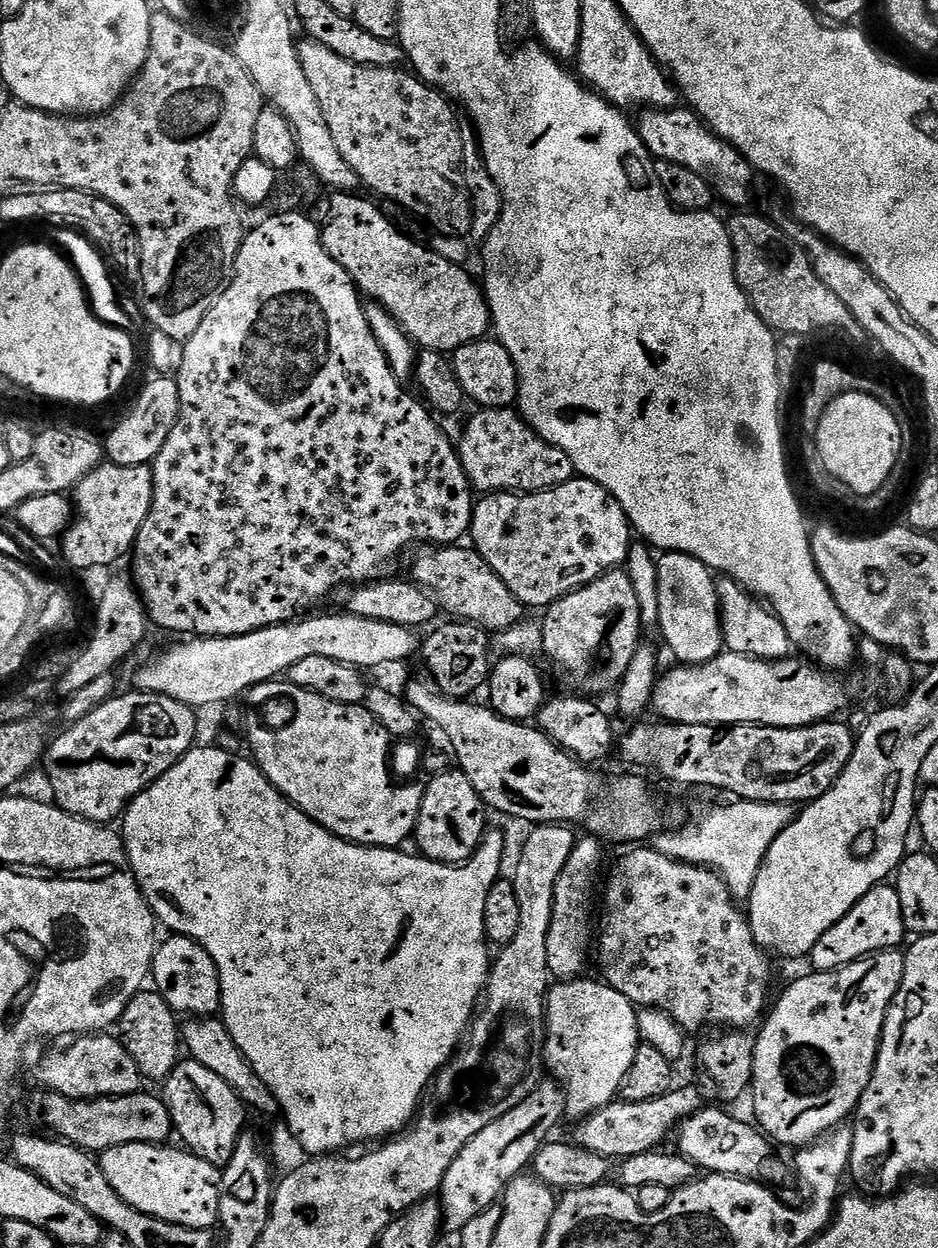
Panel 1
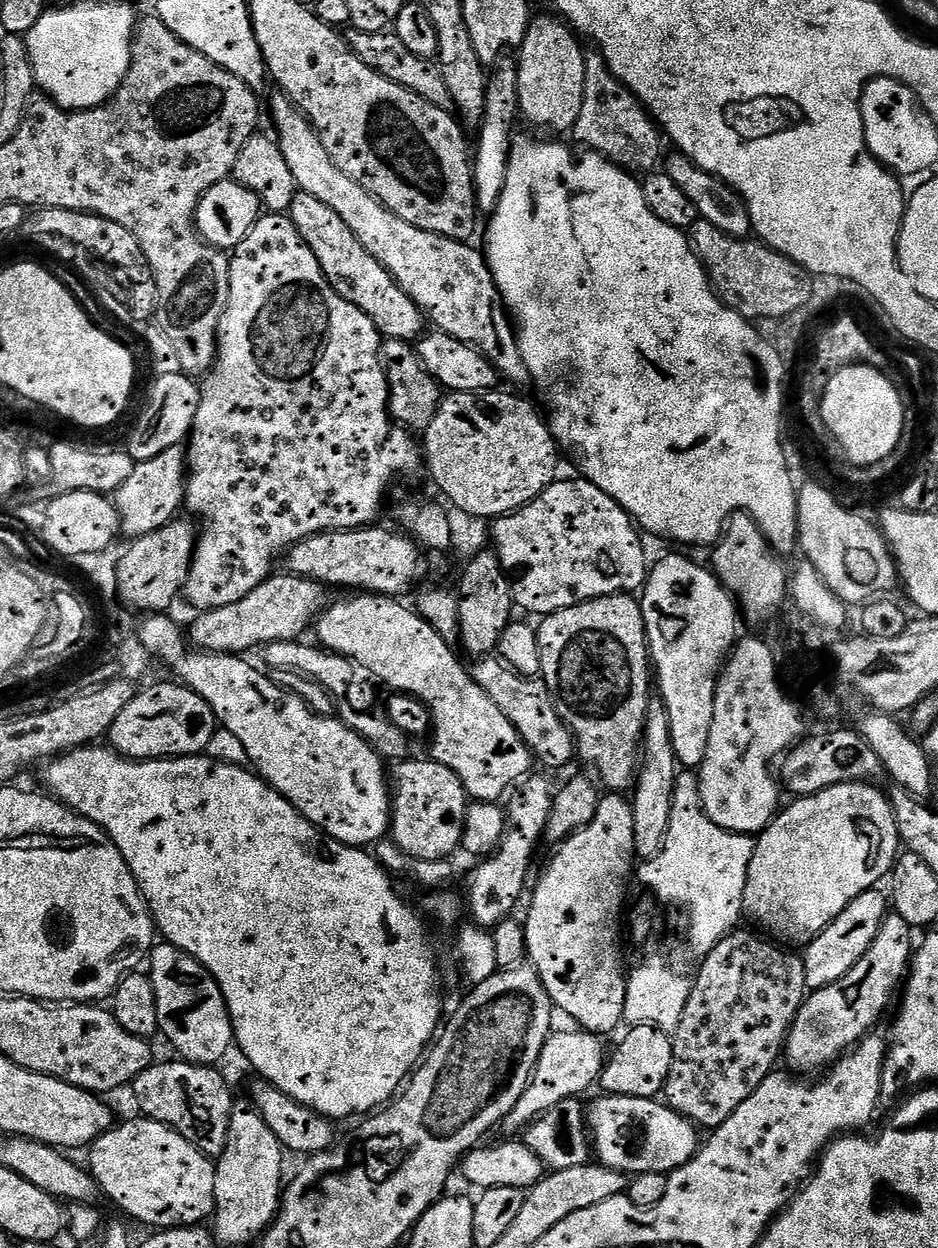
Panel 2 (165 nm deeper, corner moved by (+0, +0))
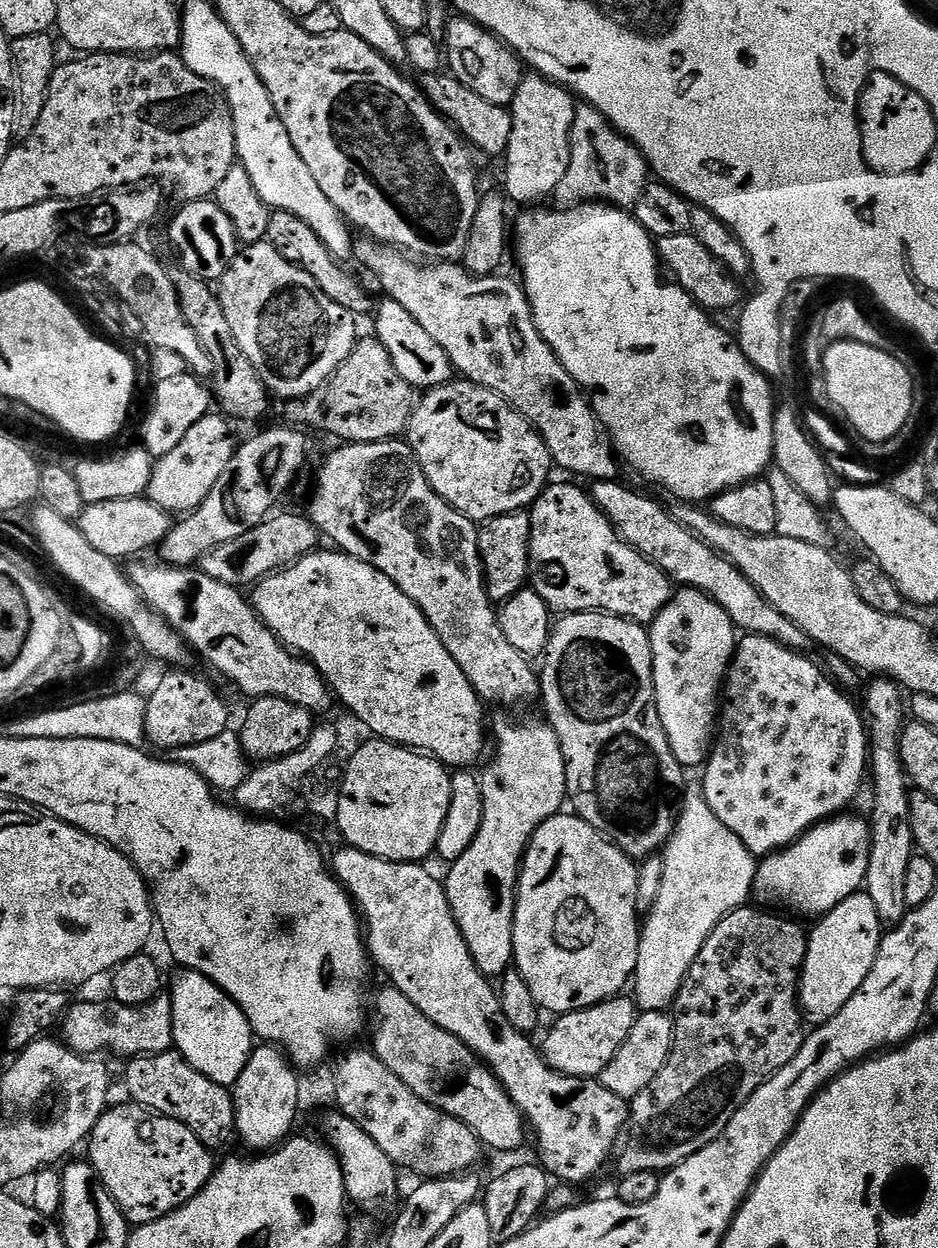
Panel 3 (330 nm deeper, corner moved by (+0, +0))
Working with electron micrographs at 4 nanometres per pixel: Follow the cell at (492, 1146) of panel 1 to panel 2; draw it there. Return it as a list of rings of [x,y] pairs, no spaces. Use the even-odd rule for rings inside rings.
[[[553,1031],[548,1037],[546,1046],[542,1046],[542,1054],[538,1058],[538,1066],[522,1094],[518,1098],[518,1106],[510,1110],[510,1114],[502,1125],[505,1137],[516,1138],[525,1130],[531,1128],[532,1123],[542,1114],[546,1114],[554,1106],[558,1106],[563,1100],[575,1100],[583,1097],[583,1092],[588,1087],[595,1085],[600,1079],[600,1072],[606,1063],[606,1048],[599,1035],[595,1032]]]

